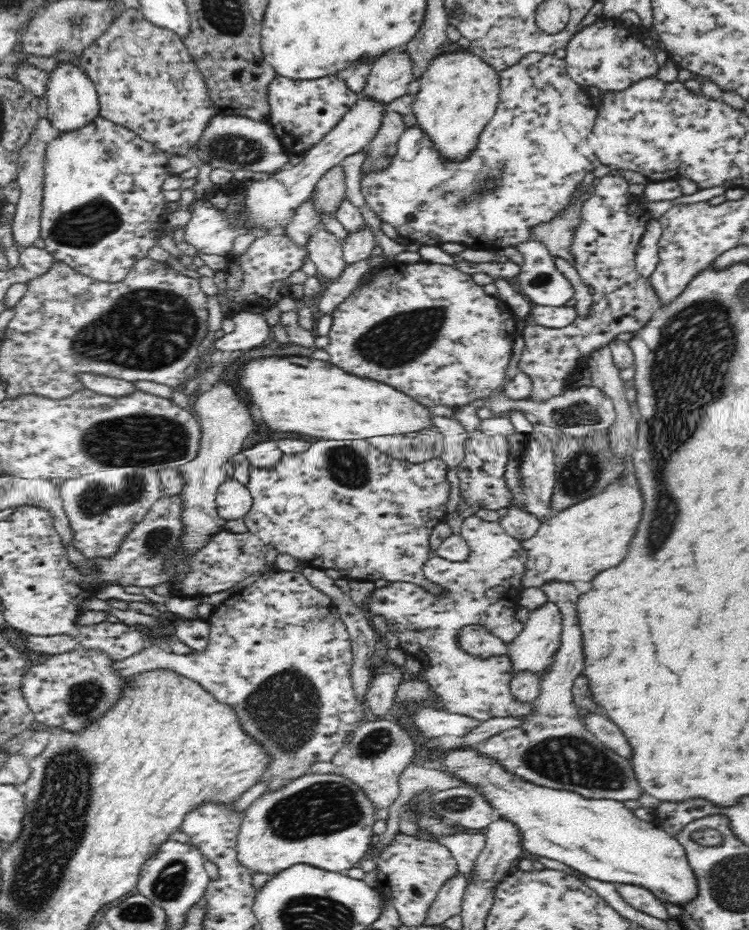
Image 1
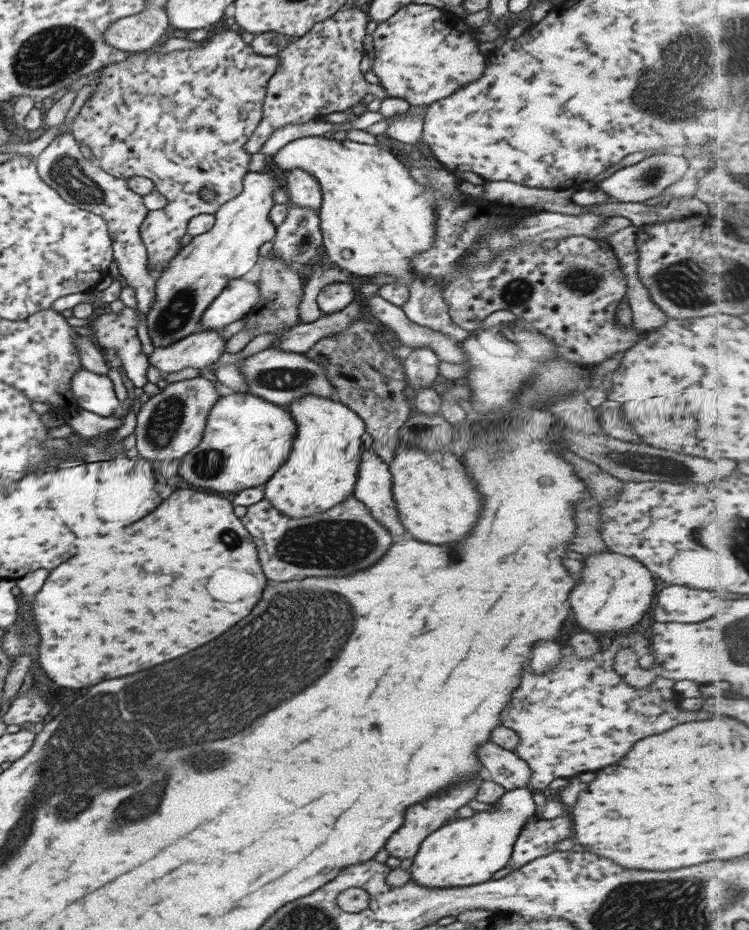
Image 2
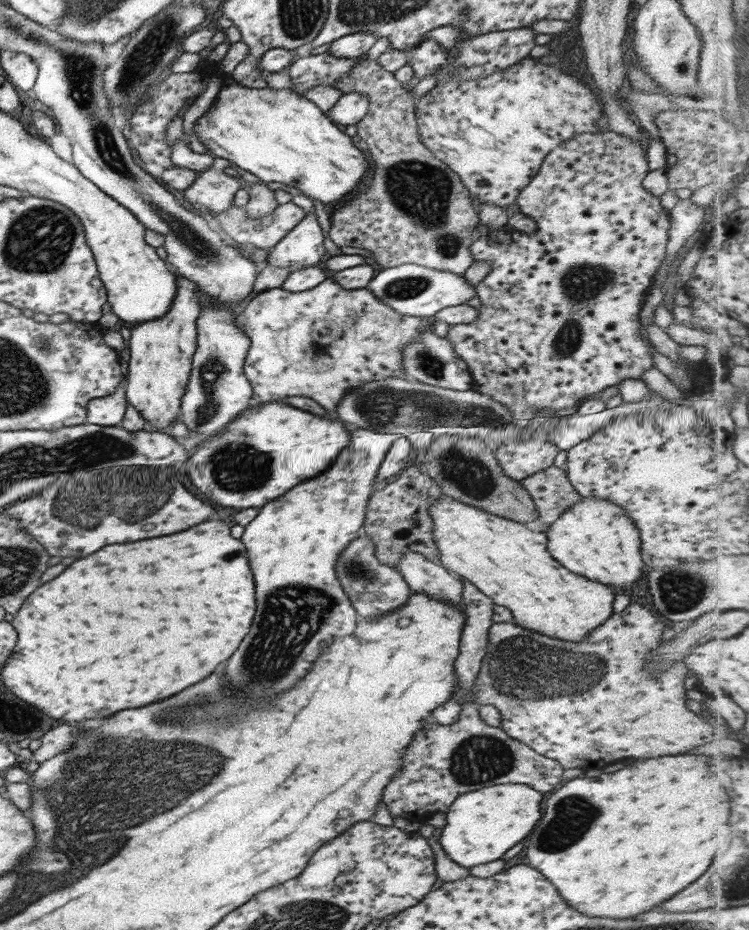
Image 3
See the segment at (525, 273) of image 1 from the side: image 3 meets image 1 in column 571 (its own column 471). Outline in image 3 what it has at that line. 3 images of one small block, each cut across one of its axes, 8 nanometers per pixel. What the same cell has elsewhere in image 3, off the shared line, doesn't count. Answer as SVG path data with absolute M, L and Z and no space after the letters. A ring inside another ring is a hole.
M406 264L396 267L386 267L378 272L367 287L382 303L403 316L418 316L430 319L435 313L446 306L469 304L477 296L474 286L465 281L460 274L445 273L416 264Z

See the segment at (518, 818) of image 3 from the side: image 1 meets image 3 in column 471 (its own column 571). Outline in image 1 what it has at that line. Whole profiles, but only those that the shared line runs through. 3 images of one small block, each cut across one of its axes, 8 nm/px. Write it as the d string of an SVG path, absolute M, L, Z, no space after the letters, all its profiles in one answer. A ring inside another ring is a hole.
M455 747L430 756L448 767L452 775L480 790L498 816L514 823L522 835L524 850L558 860L589 878L643 886L662 902L681 907L698 896L698 883L686 849L678 839L654 822L636 817L622 802L588 799L570 790L538 786L514 777L496 761L472 749Z

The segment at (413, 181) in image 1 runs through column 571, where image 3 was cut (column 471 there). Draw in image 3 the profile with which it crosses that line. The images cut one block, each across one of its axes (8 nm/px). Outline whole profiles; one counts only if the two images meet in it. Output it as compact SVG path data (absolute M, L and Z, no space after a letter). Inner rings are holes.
M530 56L506 69L494 71L488 77L440 81L416 101L416 120L422 144L458 174L472 201L494 204L506 210L517 204L520 190L532 182L544 158L554 147L574 138L576 134L605 132L596 125L602 118L598 92L593 91L582 76L574 74L565 65L543 64Z

